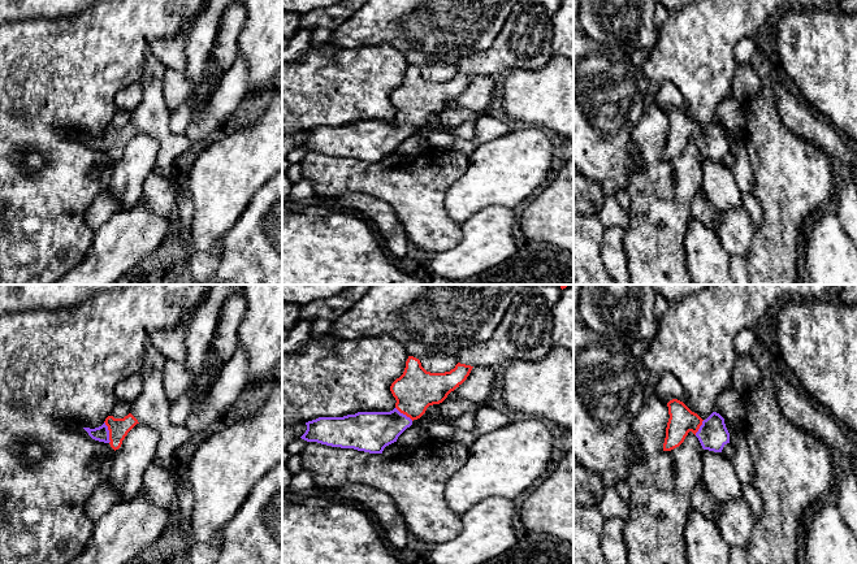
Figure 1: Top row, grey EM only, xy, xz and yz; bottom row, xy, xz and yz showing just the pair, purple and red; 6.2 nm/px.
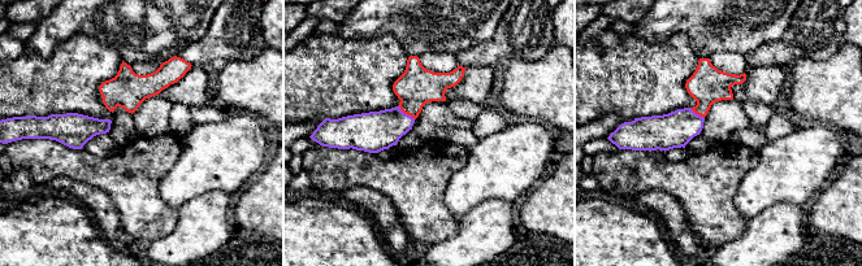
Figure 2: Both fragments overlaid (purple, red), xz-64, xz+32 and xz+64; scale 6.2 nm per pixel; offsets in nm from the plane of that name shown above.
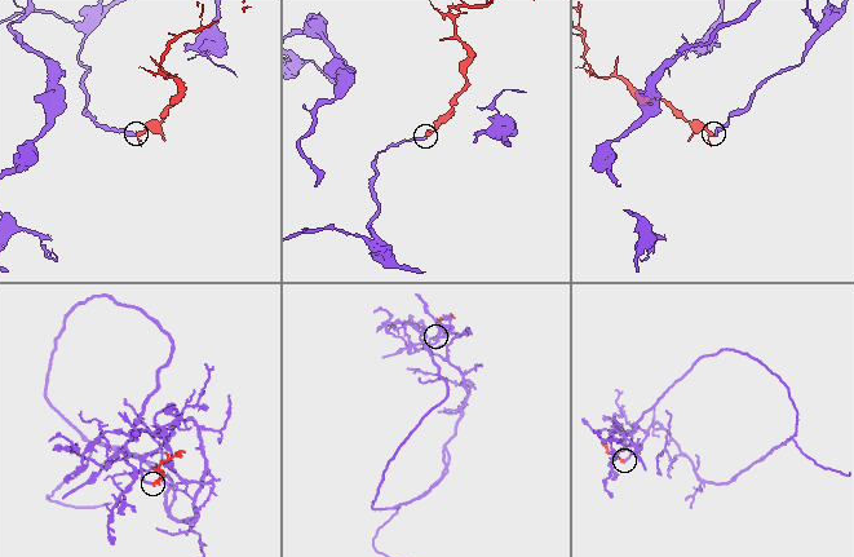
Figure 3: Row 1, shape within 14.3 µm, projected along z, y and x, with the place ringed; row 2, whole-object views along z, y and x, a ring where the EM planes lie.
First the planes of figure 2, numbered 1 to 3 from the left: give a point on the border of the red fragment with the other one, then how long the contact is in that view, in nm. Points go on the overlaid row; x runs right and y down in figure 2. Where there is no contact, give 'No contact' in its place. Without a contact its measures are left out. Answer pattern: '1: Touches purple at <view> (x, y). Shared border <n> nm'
1: No contact
2: Touches purple at xz+32 (406, 114). Shared border 140 nm
3: Touches purple at xz+64 (697, 114). Shared border 110 nm

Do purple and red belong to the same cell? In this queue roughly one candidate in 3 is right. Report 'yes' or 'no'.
yes

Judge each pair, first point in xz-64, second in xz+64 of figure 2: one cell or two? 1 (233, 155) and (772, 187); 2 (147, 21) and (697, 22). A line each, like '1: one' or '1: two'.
1: one
2: one

